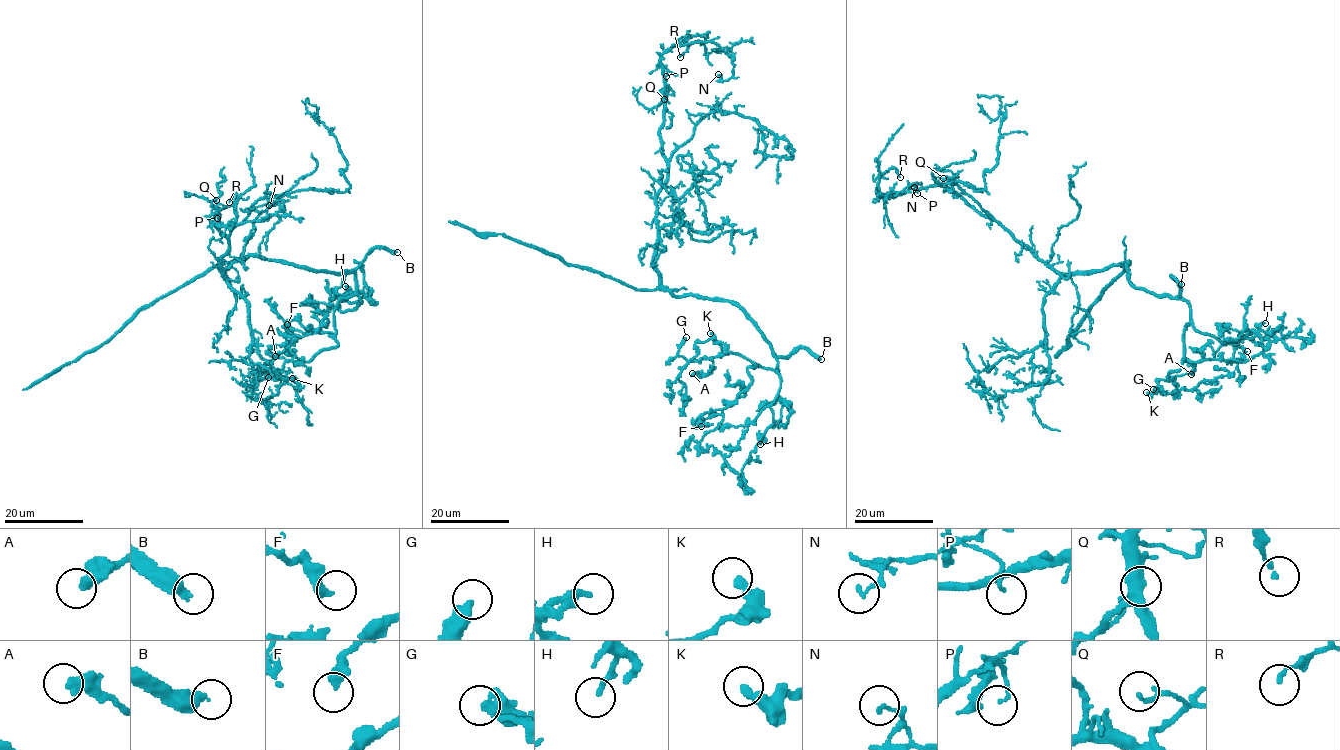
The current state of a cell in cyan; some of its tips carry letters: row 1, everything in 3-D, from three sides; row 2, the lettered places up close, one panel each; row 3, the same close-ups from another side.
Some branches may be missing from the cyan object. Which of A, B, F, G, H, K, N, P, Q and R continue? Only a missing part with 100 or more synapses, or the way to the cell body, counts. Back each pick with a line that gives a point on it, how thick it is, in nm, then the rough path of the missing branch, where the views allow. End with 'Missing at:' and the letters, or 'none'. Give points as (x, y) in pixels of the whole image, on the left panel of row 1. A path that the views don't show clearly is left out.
B: (397, 252) | 380 nm
Missing at: B

